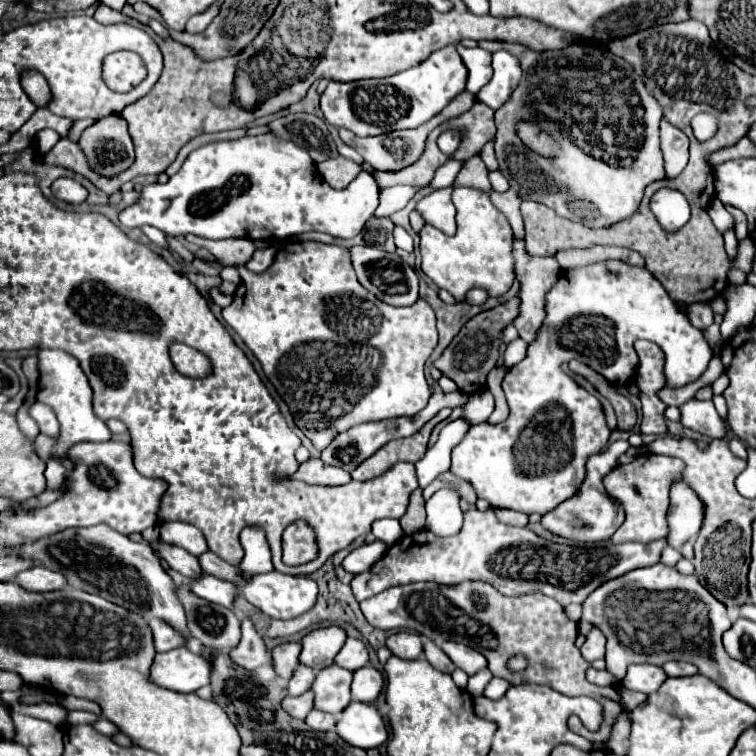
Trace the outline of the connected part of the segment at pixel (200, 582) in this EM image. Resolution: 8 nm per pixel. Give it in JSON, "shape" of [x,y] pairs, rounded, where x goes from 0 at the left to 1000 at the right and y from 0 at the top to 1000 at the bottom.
{"shape":[[[267,761],[265,766],[259,766],[251,774],[251,782],[257,787],[262,787],[265,792],[272,792],[278,798],[288,798],[294,803],[307,803],[307,795],[312,787],[312,776],[307,771],[283,766],[280,761]]]}

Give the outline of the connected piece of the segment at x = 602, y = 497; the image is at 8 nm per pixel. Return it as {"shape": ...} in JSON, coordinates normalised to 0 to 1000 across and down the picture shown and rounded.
{"shape":[[[815,583],[802,597],[791,599],[791,602],[783,602],[778,607],[778,628],[775,628],[767,649],[757,660],[751,660],[743,668],[738,668],[733,676],[722,679],[717,684],[717,694],[722,700],[728,700],[730,705],[743,708],[749,713],[757,713],[762,718],[788,718],[788,716],[807,713],[807,708],[825,689],[825,673],[823,673],[823,668],[817,668],[815,660],[810,660],[807,655],[802,655],[802,647],[796,644],[796,634],[817,615],[817,604],[831,591],[833,591],[831,583]]]}

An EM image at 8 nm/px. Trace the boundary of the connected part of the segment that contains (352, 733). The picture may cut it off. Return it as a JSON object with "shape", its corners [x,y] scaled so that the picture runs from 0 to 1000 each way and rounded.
{"shape":[[[463,930],[450,946],[444,967],[455,980],[479,991],[503,988],[513,978],[511,956],[492,930]]]}

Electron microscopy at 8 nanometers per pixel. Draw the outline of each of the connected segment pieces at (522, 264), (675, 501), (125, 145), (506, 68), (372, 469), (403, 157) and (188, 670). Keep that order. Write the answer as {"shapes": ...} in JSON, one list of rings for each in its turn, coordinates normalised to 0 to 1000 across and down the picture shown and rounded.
{"shapes":[[[[680,316],[680,343],[683,343],[683,369],[688,372],[688,417],[680,425],[680,433],[685,435],[688,446],[696,454],[704,454],[712,443],[712,435],[717,433],[717,422],[722,419],[722,385],[728,385],[728,380],[733,380],[738,364],[743,361],[738,345],[733,340],[701,340],[693,329],[690,319]]],[[[905,634],[889,639],[886,647],[886,676],[884,676],[884,718],[889,724],[902,724],[913,710],[918,710],[931,687],[931,665],[913,647]]],[[[146,152],[116,168],[103,192],[116,205],[119,221],[132,231],[153,231],[177,216],[177,192],[161,152]]],[[[659,67],[651,73],[652,101],[646,112],[640,112],[630,131],[643,136],[648,144],[661,144],[677,126],[680,115],[690,102],[687,79],[671,67]]],[[[582,554],[566,557],[545,578],[524,581],[524,583],[511,586],[503,597],[497,597],[489,607],[484,607],[479,615],[474,615],[466,623],[466,634],[471,634],[471,636],[487,636],[487,634],[495,634],[495,631],[505,628],[508,623],[513,623],[519,615],[524,615],[529,610],[542,610],[542,612],[556,610],[558,602],[563,599],[563,589],[566,589],[569,573],[571,573],[571,567],[579,560],[582,560]]],[[[569,157],[558,168],[519,173],[497,181],[474,181],[458,171],[450,171],[450,179],[452,187],[466,192],[497,226],[529,226],[558,205],[561,187],[571,171],[574,163]]],[[[249,856],[209,864],[198,888],[206,906],[235,917],[254,917],[278,903],[280,877]]]]}

